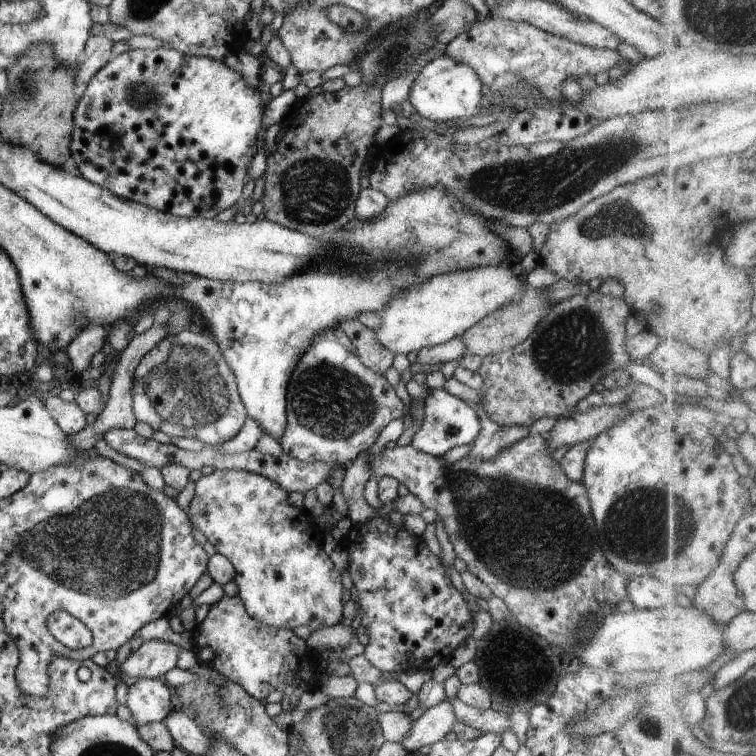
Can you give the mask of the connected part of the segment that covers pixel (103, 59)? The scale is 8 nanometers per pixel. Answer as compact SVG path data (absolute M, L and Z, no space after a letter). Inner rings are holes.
M91 35L85 44L83 59L77 65L76 91L83 92L88 86L89 80L112 60L112 48L115 42L103 35Z

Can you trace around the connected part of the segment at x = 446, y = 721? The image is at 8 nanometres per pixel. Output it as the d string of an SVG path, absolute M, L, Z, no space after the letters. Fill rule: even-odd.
M445 699L430 710L425 710L417 720L412 721L412 730L402 739L402 746L408 753L413 753L424 745L440 742L453 730L454 720L456 720L454 709L449 704L449 700Z

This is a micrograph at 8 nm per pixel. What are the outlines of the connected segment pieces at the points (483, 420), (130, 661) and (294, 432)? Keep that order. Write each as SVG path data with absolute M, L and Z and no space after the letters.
M470 401L467 403L476 410L481 424L479 435L475 438L467 456L476 456L480 460L492 460L502 450L510 448L512 444L516 444L528 436L528 432L530 432L528 426L498 426L480 404Z
M148 640L118 664L118 679L131 683L140 678L163 679L164 674L176 668L182 647L166 640Z
M340 329L324 331L312 340L310 348L302 354L298 366L290 374L286 395L286 430L279 439L284 454L302 462L324 462L344 469L361 452L378 440L382 429L398 418L408 418L408 406L396 395L386 377L370 370L357 355L352 340Z

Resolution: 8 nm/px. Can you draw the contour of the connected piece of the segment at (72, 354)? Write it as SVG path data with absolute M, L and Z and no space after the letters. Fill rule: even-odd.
M104 326L84 328L68 345L66 352L78 377L84 370L92 368L92 356L96 352L107 350L108 329Z

